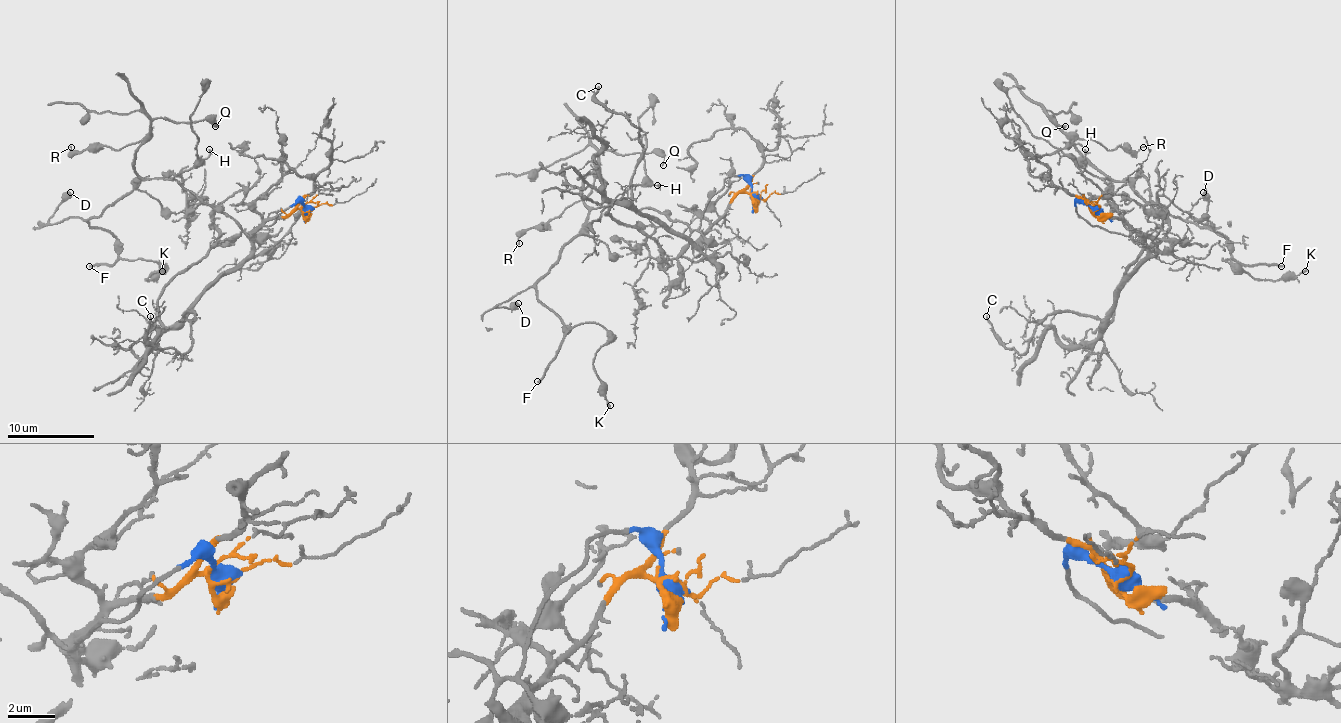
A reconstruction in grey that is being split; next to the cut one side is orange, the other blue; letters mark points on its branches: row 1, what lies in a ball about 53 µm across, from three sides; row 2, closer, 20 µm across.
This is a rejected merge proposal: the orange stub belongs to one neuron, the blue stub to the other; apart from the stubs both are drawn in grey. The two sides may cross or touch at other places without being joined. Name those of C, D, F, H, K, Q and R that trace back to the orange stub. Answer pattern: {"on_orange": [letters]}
{"on_orange": ["C"]}

